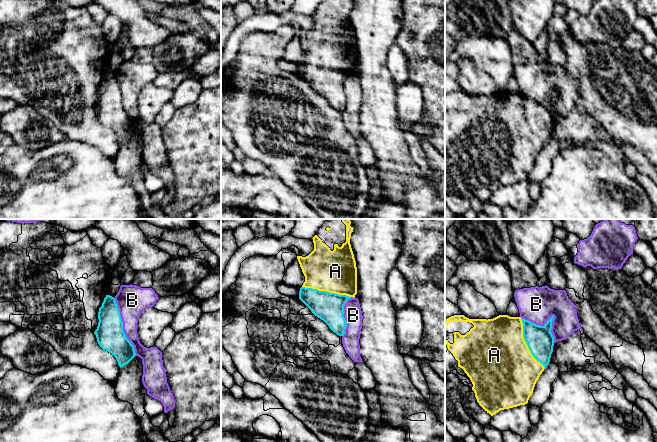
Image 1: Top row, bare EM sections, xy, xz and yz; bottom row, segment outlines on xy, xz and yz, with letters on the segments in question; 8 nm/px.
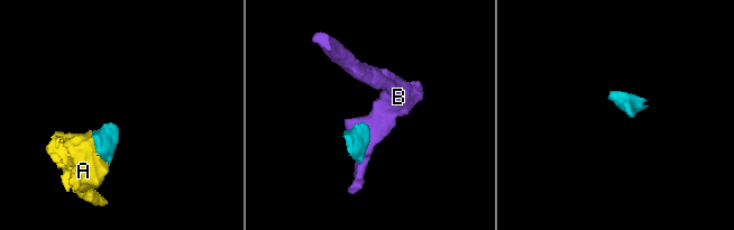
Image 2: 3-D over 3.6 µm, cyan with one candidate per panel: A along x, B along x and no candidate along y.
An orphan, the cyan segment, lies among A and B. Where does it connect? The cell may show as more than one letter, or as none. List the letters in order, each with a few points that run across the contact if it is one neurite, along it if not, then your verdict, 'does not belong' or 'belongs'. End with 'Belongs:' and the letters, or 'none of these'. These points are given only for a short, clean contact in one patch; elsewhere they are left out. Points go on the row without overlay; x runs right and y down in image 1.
A: belongs
B: does not belong
Belongs: A

